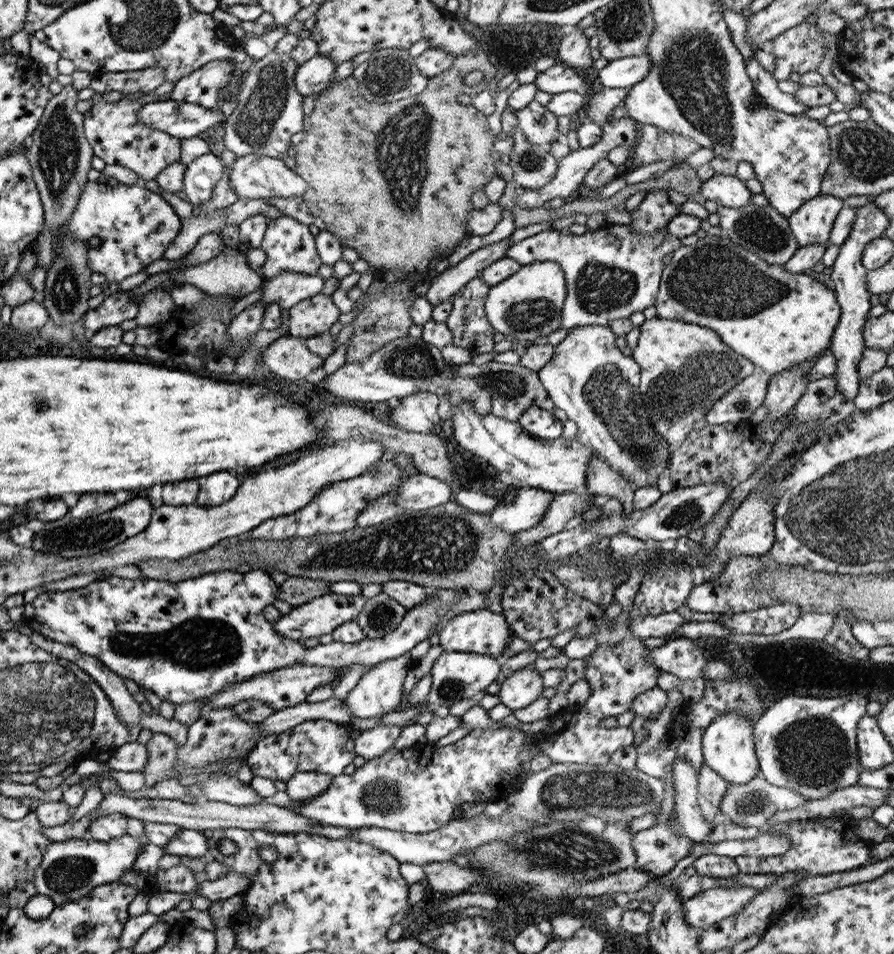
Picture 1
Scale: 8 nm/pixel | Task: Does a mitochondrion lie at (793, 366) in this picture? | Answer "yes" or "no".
no

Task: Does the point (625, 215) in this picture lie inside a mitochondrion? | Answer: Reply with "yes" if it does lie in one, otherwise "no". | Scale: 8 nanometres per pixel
no

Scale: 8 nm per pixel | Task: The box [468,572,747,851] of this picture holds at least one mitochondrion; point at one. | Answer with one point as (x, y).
(572, 792)

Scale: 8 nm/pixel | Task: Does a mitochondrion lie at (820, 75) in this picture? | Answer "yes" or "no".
no

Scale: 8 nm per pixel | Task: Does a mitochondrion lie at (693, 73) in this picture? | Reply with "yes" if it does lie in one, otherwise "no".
yes

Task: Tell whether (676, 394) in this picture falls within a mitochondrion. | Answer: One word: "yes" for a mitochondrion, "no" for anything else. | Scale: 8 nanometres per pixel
yes

